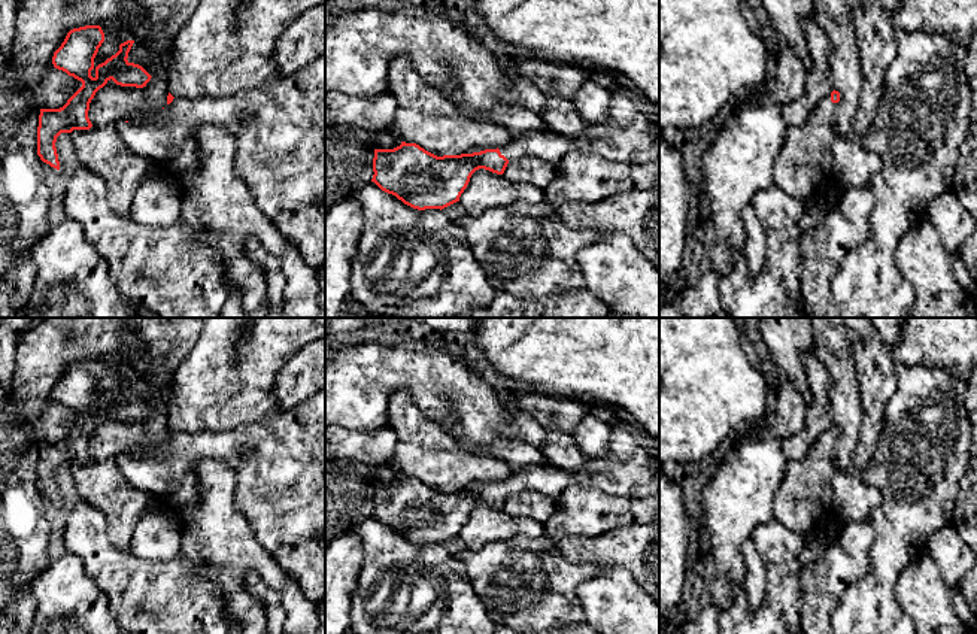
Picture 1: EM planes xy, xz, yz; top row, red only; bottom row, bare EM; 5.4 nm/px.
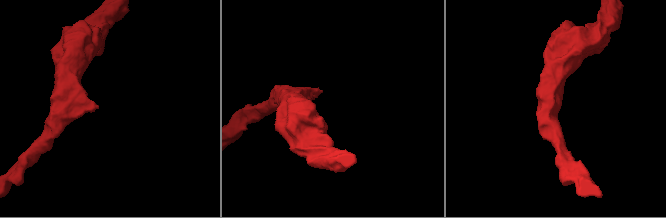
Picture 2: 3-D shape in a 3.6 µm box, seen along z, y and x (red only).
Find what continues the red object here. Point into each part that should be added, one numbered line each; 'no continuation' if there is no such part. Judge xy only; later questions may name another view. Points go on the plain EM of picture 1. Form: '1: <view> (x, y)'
1: xy (281, 472)

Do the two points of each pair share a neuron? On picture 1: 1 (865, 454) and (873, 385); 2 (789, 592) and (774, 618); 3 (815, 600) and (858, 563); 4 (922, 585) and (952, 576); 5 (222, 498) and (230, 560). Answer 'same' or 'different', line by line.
1: same
2: same
3: same
4: different
5: same

